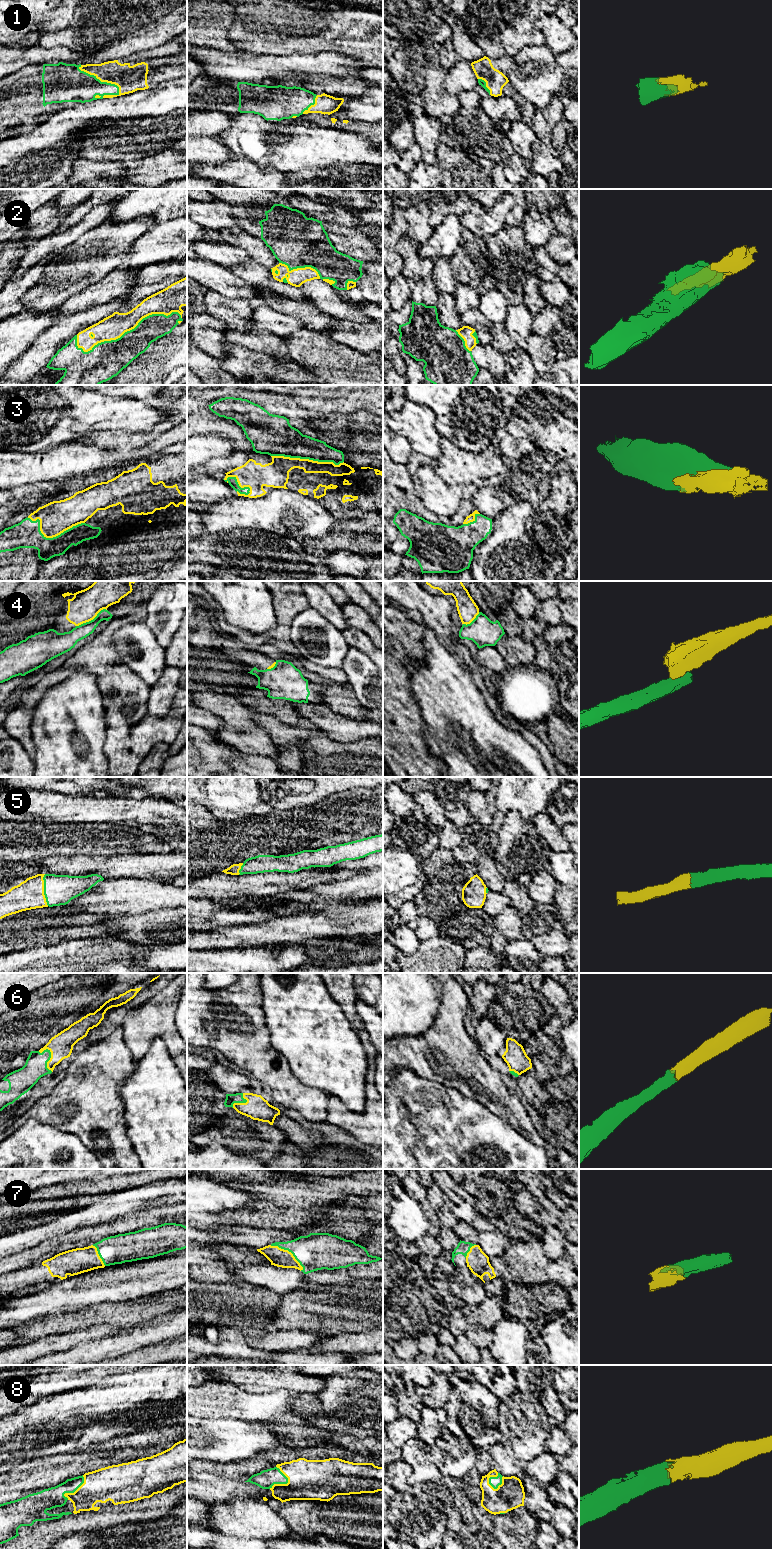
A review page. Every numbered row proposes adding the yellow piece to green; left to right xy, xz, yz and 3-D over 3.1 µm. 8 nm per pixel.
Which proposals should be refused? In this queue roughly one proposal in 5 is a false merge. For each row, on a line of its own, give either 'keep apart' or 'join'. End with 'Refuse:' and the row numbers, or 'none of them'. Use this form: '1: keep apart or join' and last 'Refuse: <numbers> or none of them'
1: join
2: join
3: join
4: keep apart
5: join
6: join
7: join
8: join
Refuse: 4

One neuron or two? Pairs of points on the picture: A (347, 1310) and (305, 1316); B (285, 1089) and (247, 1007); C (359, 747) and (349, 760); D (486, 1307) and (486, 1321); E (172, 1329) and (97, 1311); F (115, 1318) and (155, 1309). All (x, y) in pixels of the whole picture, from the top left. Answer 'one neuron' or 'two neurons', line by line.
A: one neuron
B: one neuron
C: one neuron
D: one neuron
E: two neurons
F: one neuron

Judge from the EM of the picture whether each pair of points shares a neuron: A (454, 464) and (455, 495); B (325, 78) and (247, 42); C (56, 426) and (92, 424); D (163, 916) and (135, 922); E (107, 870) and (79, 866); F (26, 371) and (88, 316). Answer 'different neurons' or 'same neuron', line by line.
A: different neurons
B: different neurons
C: same neuron
D: same neuron
E: same neuron
F: same neuron

